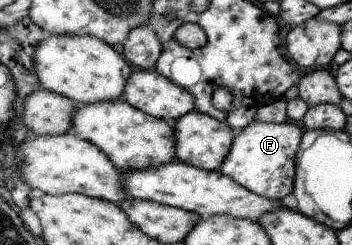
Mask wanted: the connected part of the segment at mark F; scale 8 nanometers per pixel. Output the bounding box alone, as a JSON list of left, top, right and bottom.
[219,120,302,200]

